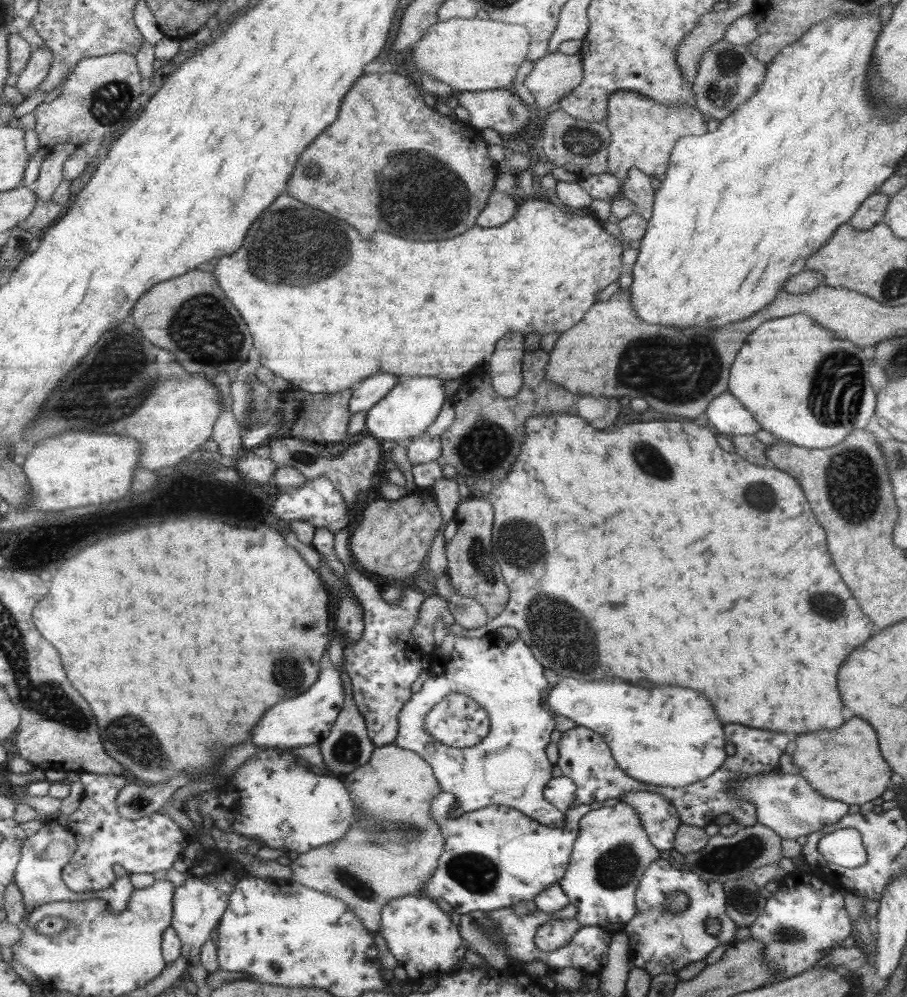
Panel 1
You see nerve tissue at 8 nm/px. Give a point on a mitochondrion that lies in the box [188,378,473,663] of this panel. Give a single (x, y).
(300, 456)

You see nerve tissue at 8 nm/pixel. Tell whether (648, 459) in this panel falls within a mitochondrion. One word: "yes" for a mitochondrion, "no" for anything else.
yes

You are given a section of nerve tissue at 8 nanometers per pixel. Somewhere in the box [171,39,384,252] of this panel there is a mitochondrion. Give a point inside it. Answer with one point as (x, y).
(311, 170)

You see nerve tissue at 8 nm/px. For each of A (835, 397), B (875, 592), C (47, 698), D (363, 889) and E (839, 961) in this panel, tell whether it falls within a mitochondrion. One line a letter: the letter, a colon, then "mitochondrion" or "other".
A: mitochondrion
B: other
C: mitochondrion
D: mitochondrion
E: other

